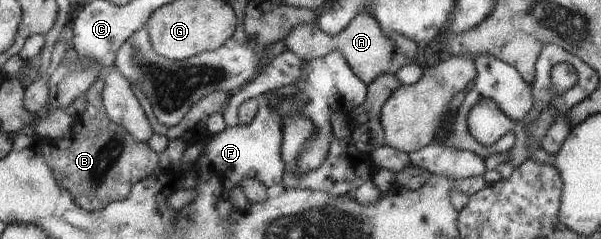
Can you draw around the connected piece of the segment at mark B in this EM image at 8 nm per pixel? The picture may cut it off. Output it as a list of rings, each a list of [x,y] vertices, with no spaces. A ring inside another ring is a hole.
[[[97,78],[95,83],[86,91],[86,110],[83,115],[74,116],[69,137],[61,139],[40,139],[43,159],[51,169],[51,173],[57,185],[69,192],[71,199],[81,209],[87,211],[101,211],[114,201],[123,201],[129,197],[131,187],[139,181],[147,179],[155,168],[158,168],[159,155],[149,147],[148,143],[137,141],[124,127],[111,121],[107,115],[102,102],[102,89],[104,83],[102,78]]]

